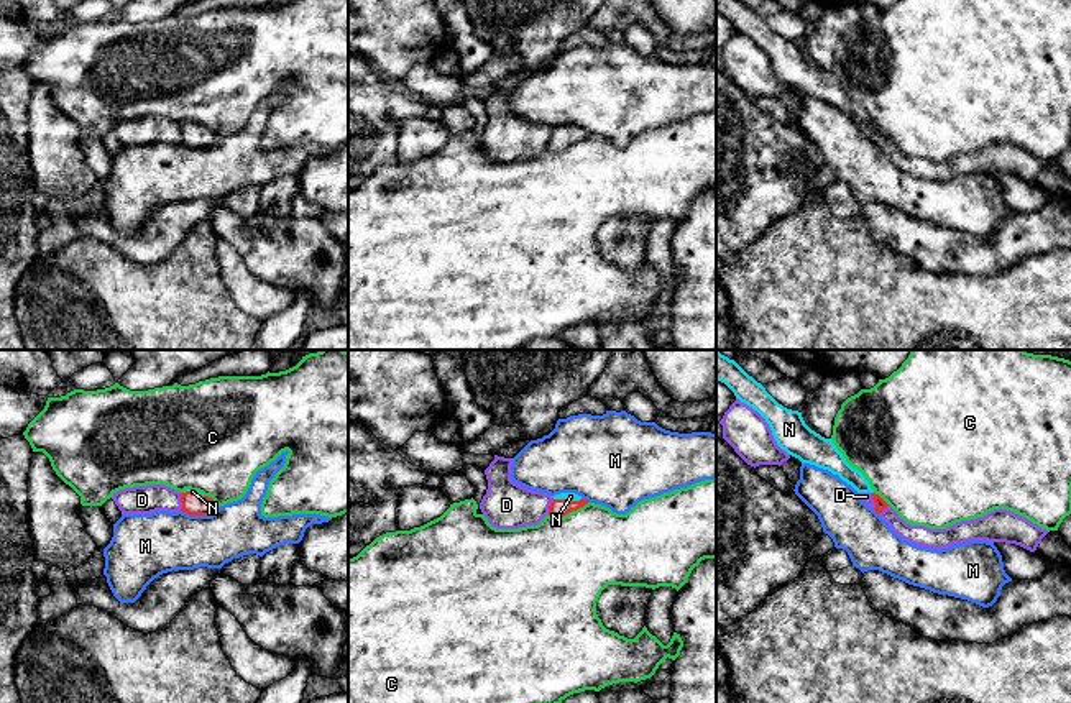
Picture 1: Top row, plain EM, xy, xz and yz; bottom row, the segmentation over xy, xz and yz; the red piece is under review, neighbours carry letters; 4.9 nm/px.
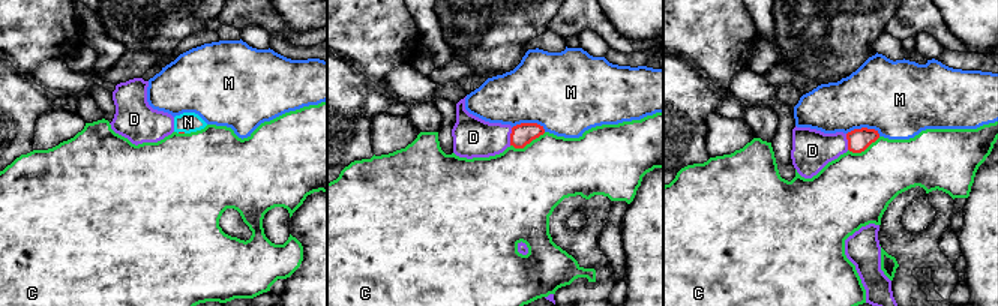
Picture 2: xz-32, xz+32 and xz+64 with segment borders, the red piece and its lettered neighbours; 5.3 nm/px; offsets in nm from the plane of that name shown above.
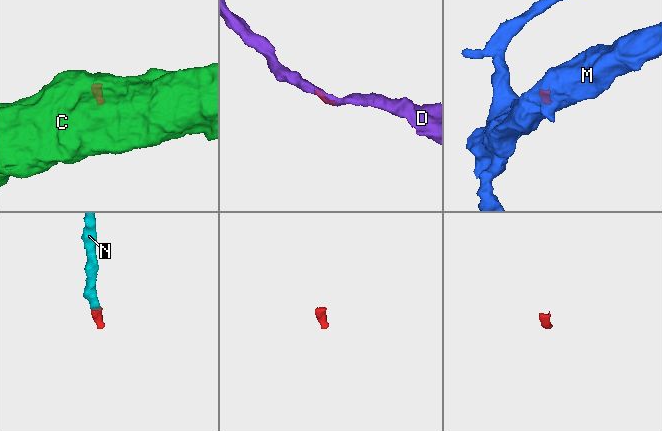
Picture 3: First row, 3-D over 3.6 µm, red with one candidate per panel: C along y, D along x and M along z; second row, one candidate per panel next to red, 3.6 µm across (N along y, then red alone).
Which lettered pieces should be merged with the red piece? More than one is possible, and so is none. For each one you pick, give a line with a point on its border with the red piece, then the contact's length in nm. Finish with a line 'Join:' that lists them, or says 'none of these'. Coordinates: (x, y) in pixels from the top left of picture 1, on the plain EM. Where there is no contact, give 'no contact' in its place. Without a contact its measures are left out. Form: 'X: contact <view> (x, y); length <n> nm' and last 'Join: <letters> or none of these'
N: contact xz (565, 132); length 140 nm
Join: N

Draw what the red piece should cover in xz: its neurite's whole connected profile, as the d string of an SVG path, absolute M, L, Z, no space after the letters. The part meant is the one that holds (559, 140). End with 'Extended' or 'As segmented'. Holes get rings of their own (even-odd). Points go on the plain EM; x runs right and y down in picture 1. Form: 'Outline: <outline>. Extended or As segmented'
Outline: M560 125L552 130L554 131L549 138L550 149L563 149L568 145L577 143L577 141L583 140L585 136L588 136L586 131L583 131L581 128L578 128L575 125Z. Extended

